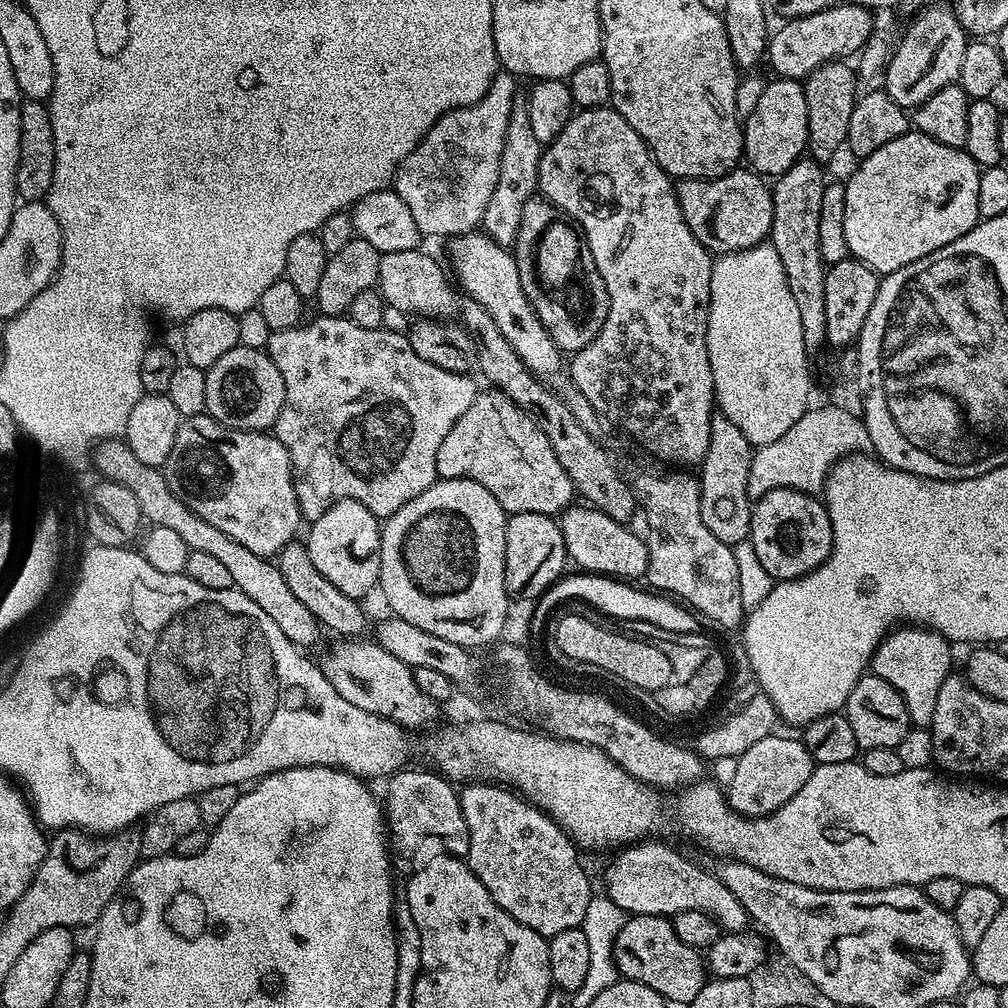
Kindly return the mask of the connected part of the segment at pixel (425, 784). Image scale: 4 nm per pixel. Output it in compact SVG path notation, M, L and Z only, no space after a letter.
M402 768L387 779L384 809L392 848L405 863L406 871L421 868L431 859L442 856L467 857L469 828L461 810L457 789L447 777L429 769Z

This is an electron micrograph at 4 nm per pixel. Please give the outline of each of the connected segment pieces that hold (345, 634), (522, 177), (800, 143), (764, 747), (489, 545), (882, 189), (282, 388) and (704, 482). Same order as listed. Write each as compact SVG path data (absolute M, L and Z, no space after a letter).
M293 542L280 551L279 556L275 557L274 563L279 568L282 578L286 581L286 586L306 605L306 610L314 614L314 618L325 629L337 632L340 638L360 638L365 635L364 627L369 626L370 620L360 608L360 600L355 596L342 594L334 582L327 578L322 578L318 570L314 567L314 562L308 553L307 543Z
M517 102L512 106L510 126L506 126L506 142L502 146L502 162L498 166L498 186L486 206L482 231L494 242L511 249L516 242L518 226L522 222L522 210L528 200L537 195L540 183L540 153L542 145L530 127L527 103Z
M772 78L762 90L762 98L758 98L758 106L754 106L754 114L743 121L744 134L743 159L748 160L747 167L751 171L765 177L775 178L782 175L790 166L805 155L808 147L807 104L804 85L799 80Z
M773 734L762 738L734 760L731 765L732 777L726 784L726 799L728 805L739 816L755 818L757 816L769 816L774 810L778 810L790 798L806 786L806 778L810 778L814 761L803 739L792 736L779 736Z
M442 479L387 517L380 529L380 585L386 590L393 615L463 648L480 650L483 644L495 645L504 635L510 601L504 584L508 518L509 513L486 486L473 480Z
M910 130L904 136L894 138L894 142L886 142L886 146L882 146L882 150L874 150L874 154L863 157L857 164L860 165L853 170L852 177L846 180L844 184L844 193L846 194L846 246L851 259L862 261L863 264L870 266L878 274L902 270L902 266L910 266L914 262L918 262L918 258L926 258L926 254L934 254L934 250L962 238L962 234L969 232L982 219L978 210L978 178L982 169L963 148L946 146L934 138L925 136L923 132Z
M237 346L222 354L214 366L206 369L206 406L209 417L243 432L268 432L275 425L286 402L286 382L278 374L278 366L259 348Z
M713 415L710 446L706 450L704 460L698 466L701 516L714 537L731 546L749 539L752 530L753 501L748 494L748 479L753 451L754 446L746 438L746 434L742 434L742 430L738 430L738 426L730 422L730 418Z

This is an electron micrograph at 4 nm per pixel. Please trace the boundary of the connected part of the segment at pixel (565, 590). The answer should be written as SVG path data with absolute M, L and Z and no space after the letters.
M575 573L576 576L567 575L559 579L549 590L545 590L537 599L535 610L531 617L529 633L531 635L540 633L544 628L544 622L551 614L554 607L562 602L576 599L590 604L600 613L618 620L628 622L646 622L654 626L664 634L679 636L678 634L692 634L699 630L701 621L697 615L683 603L668 597L667 595L647 590L640 590L628 584L627 581L617 577L598 576L596 573Z

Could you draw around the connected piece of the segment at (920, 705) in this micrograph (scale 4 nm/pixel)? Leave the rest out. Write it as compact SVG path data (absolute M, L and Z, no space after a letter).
M896 626L881 640L872 656L871 675L882 678L902 694L909 721L917 728L928 728L934 718L938 690L953 671L953 645L940 632L923 626Z

